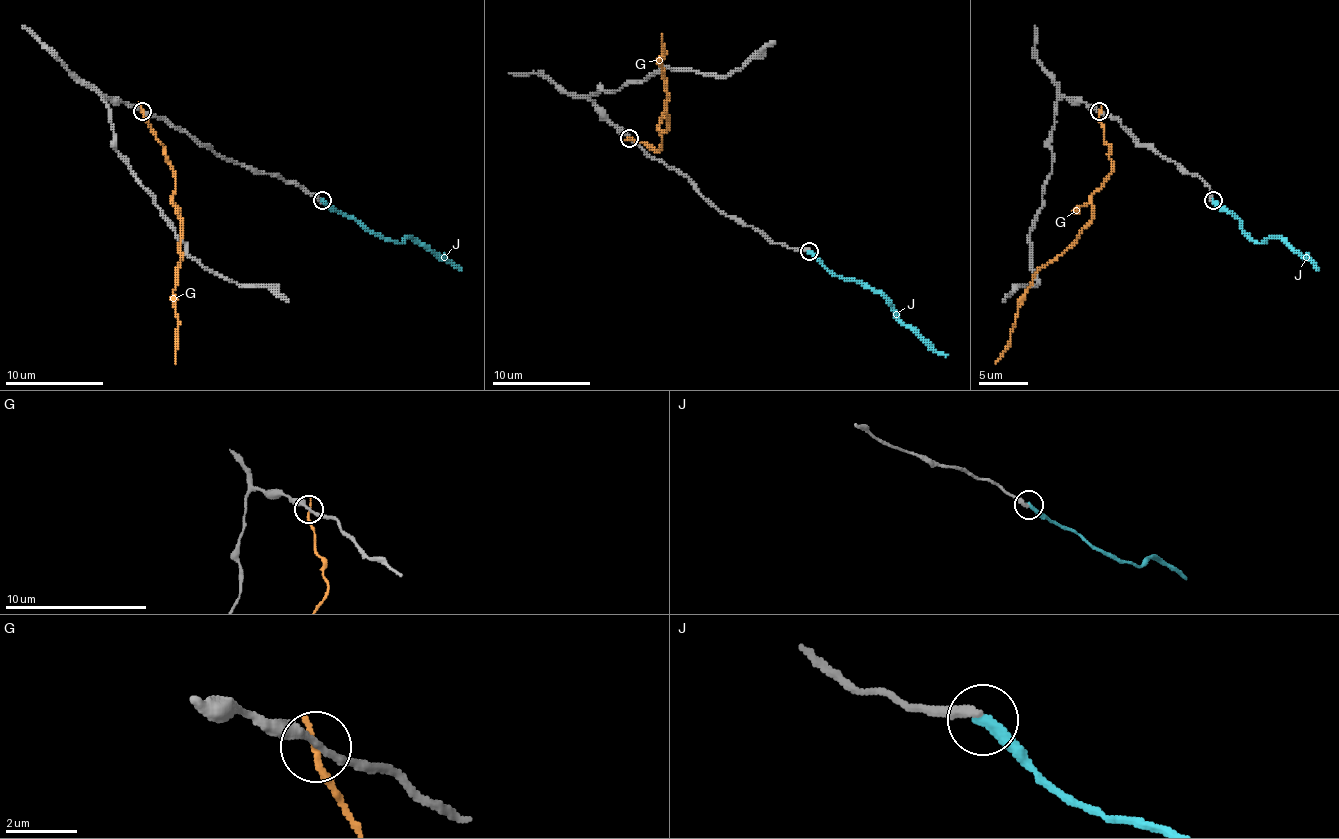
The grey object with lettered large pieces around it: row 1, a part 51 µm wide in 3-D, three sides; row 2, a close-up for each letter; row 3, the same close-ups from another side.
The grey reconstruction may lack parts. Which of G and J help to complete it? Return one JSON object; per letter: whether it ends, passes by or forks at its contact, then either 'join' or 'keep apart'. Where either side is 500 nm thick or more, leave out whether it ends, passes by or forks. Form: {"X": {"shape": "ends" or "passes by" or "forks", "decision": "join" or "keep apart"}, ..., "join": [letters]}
{"G": {"shape": "ends", "decision": "keep apart"}, "J": {"shape": "ends", "decision": "join"}, "join": ["J"]}

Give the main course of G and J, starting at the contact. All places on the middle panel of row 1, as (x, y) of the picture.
G: (630, 137), (662, 147), (659, 130), (664, 130), (667, 117), (662, 34)
J: (809, 251), (837, 275), (878, 292), (901, 320), (938, 352), (947, 354)

